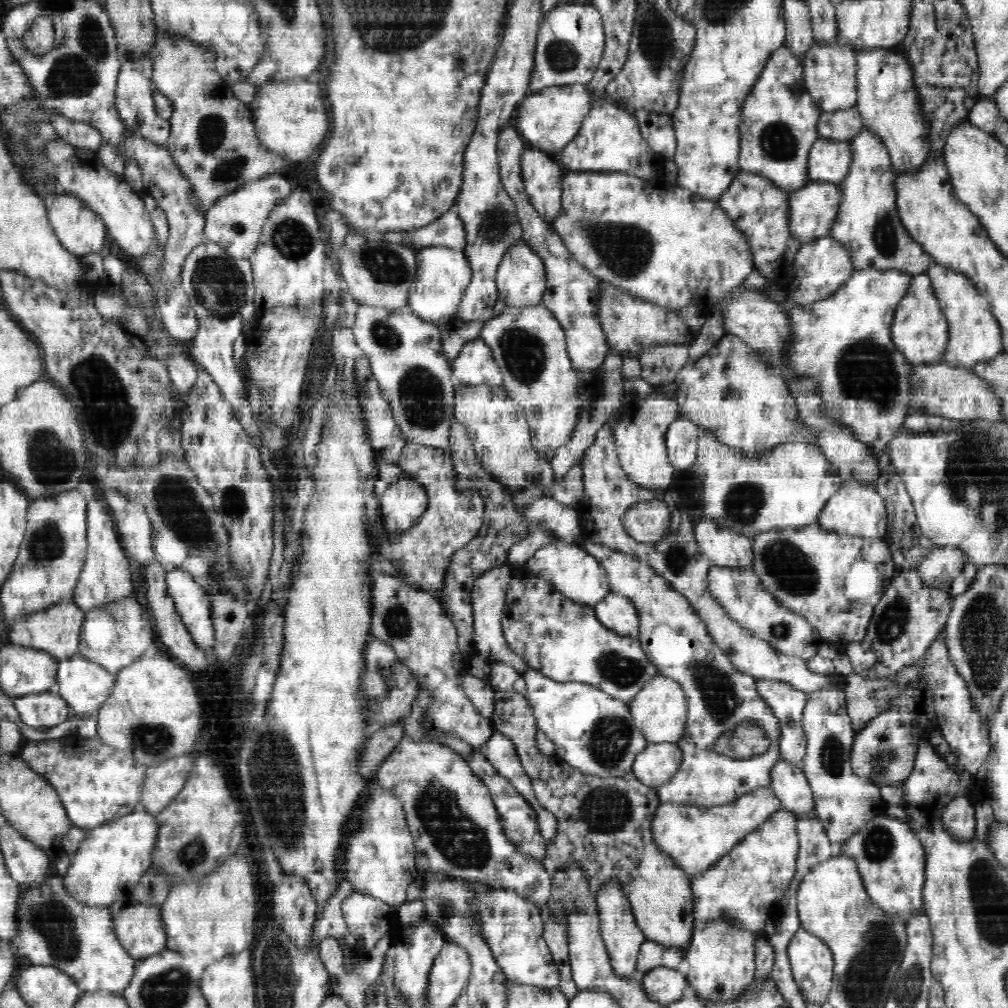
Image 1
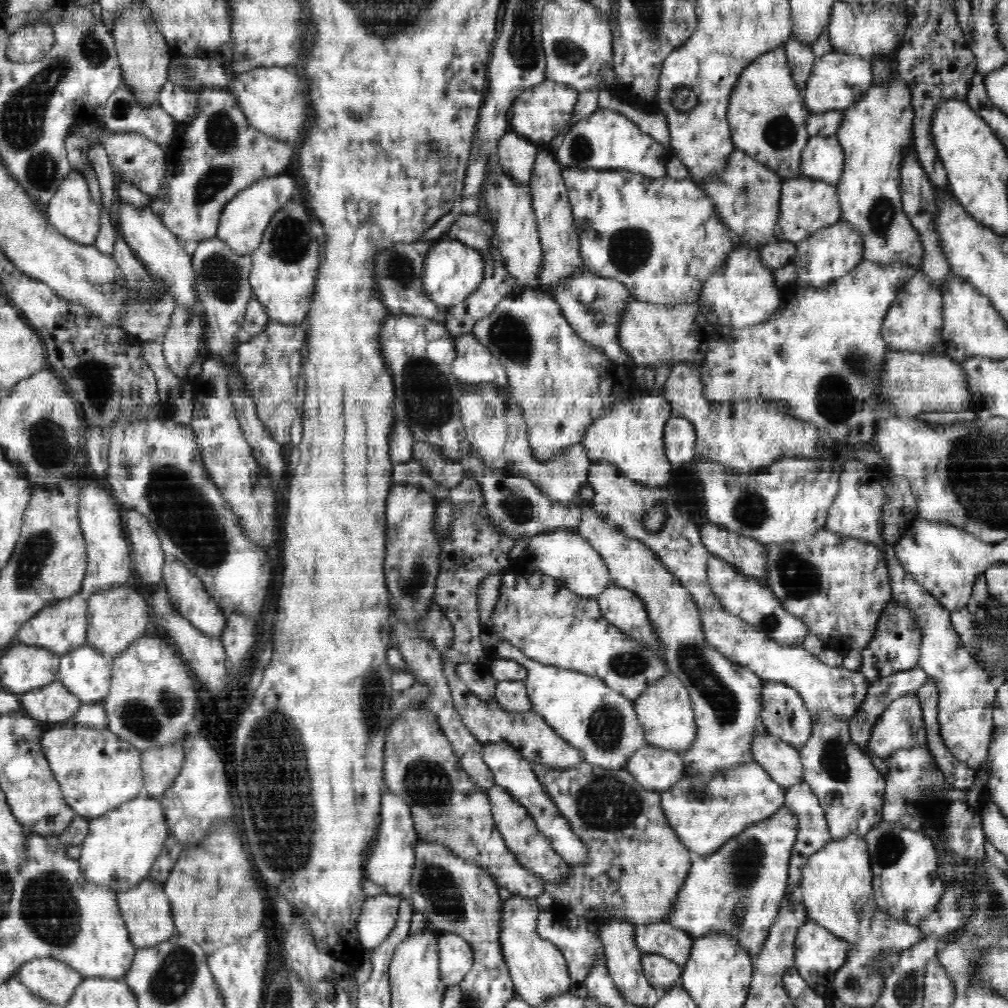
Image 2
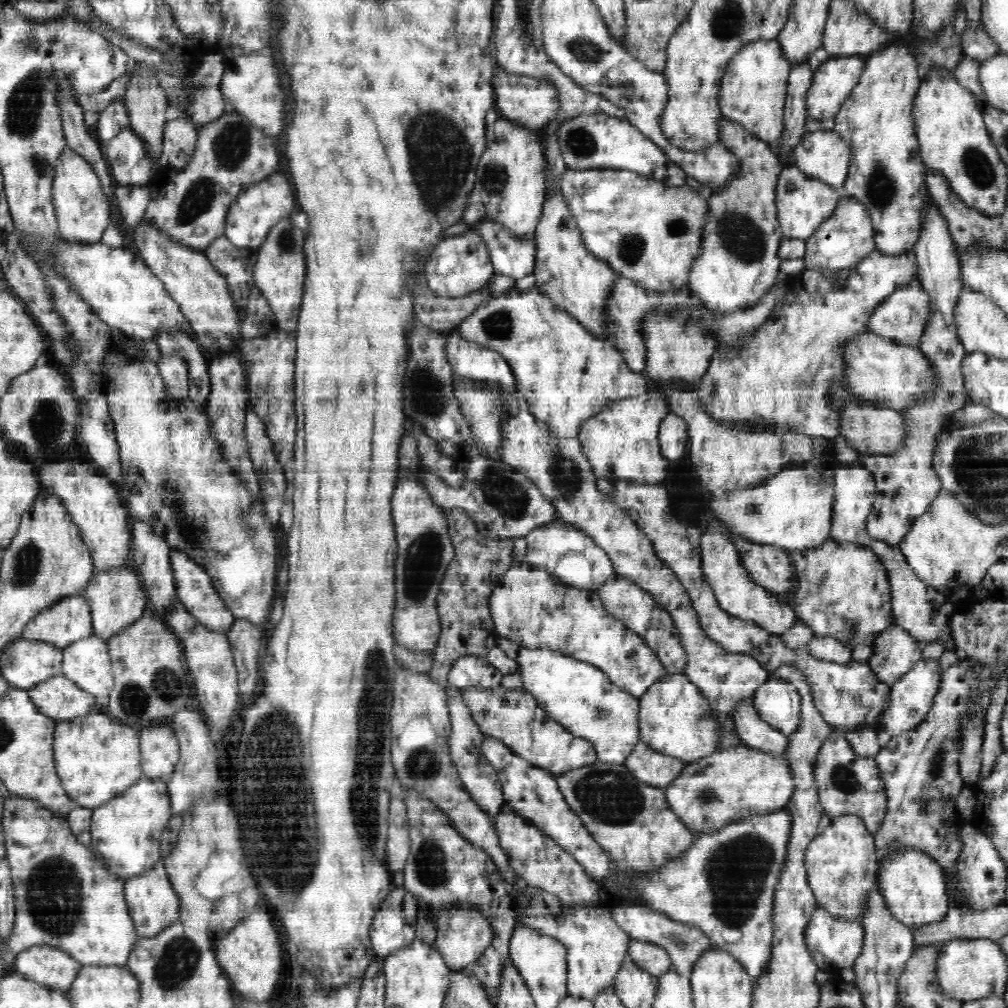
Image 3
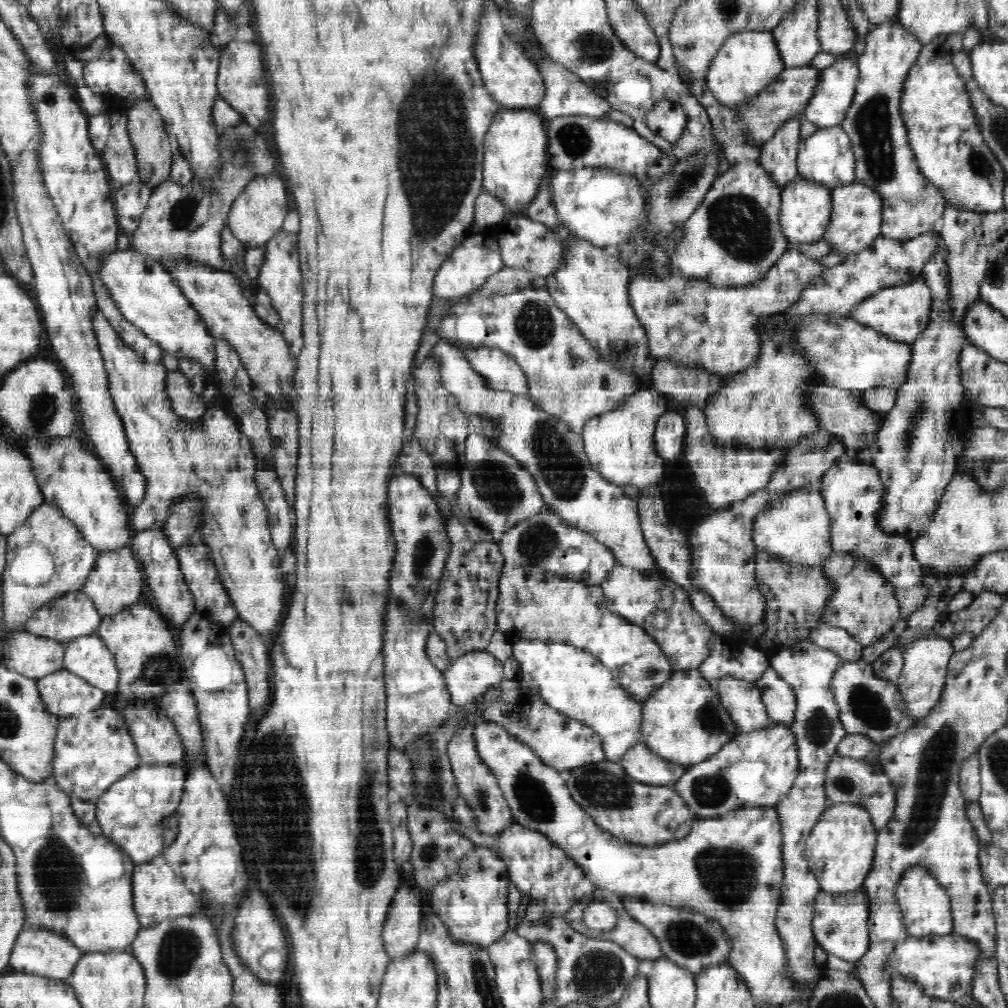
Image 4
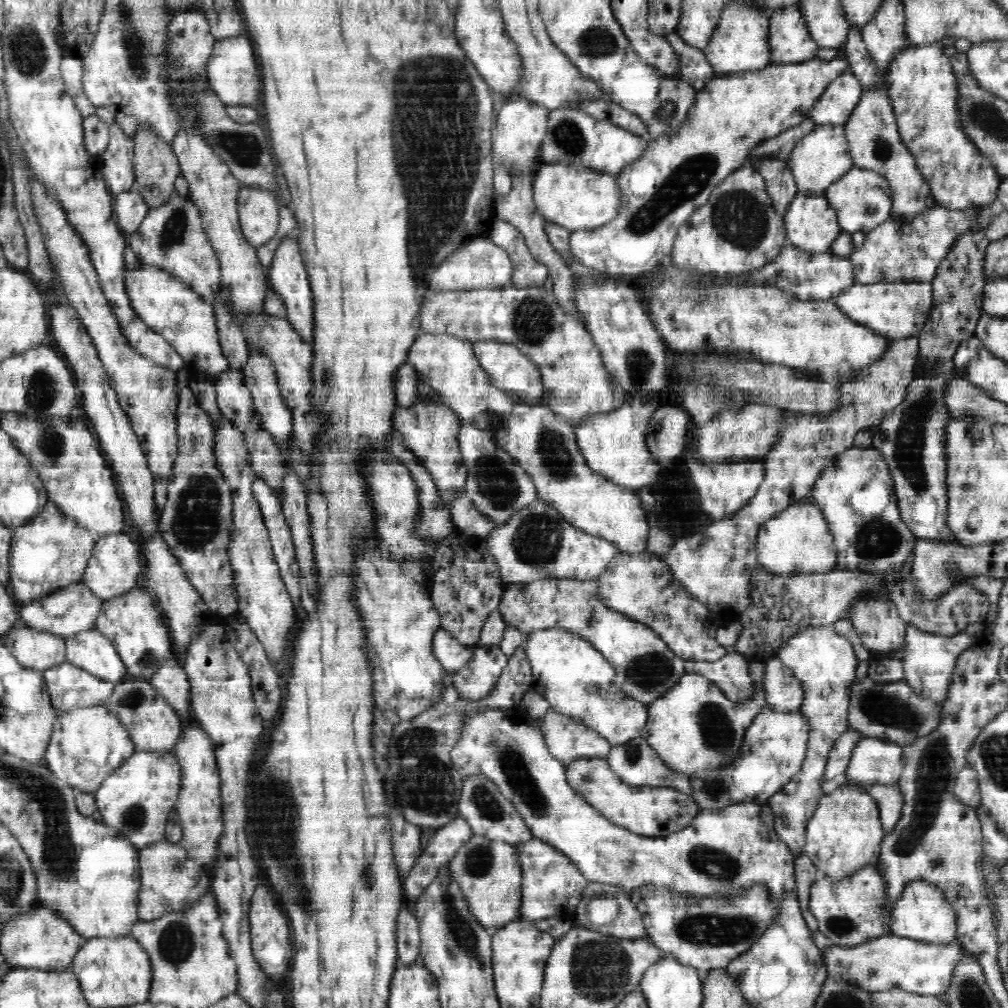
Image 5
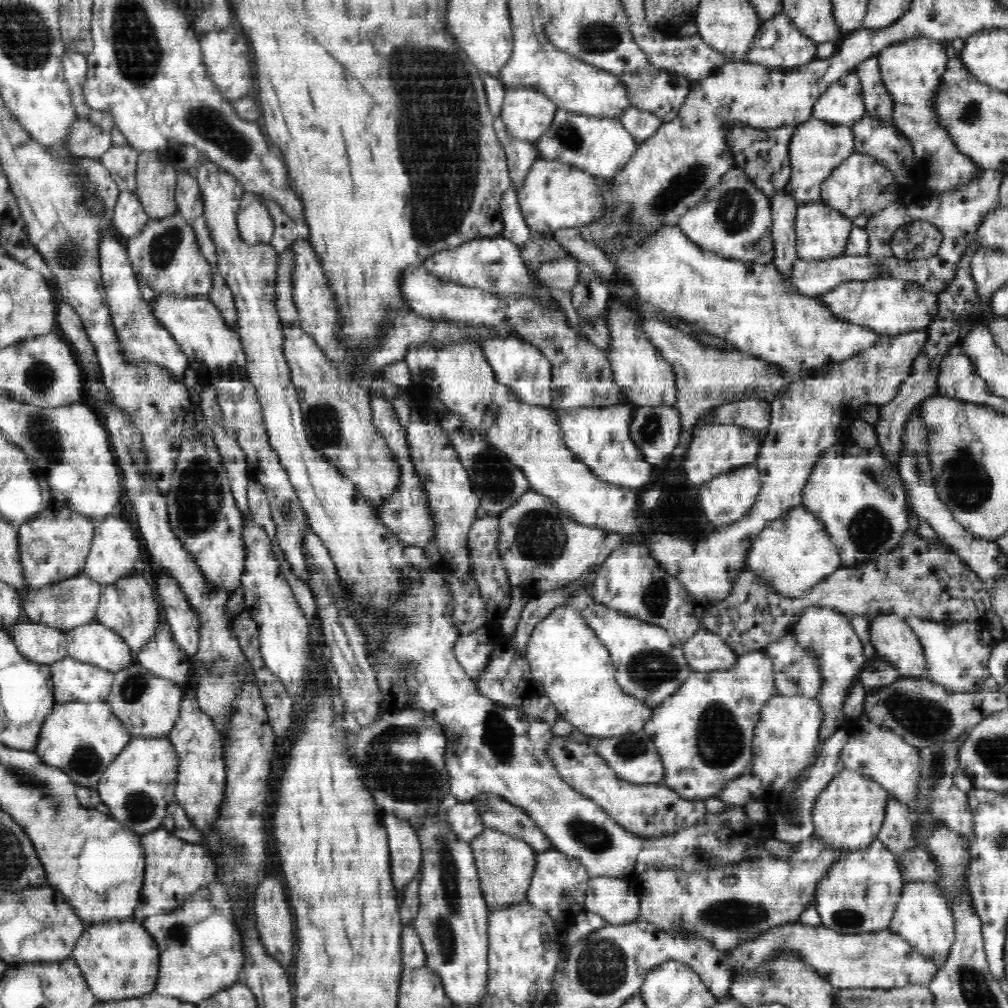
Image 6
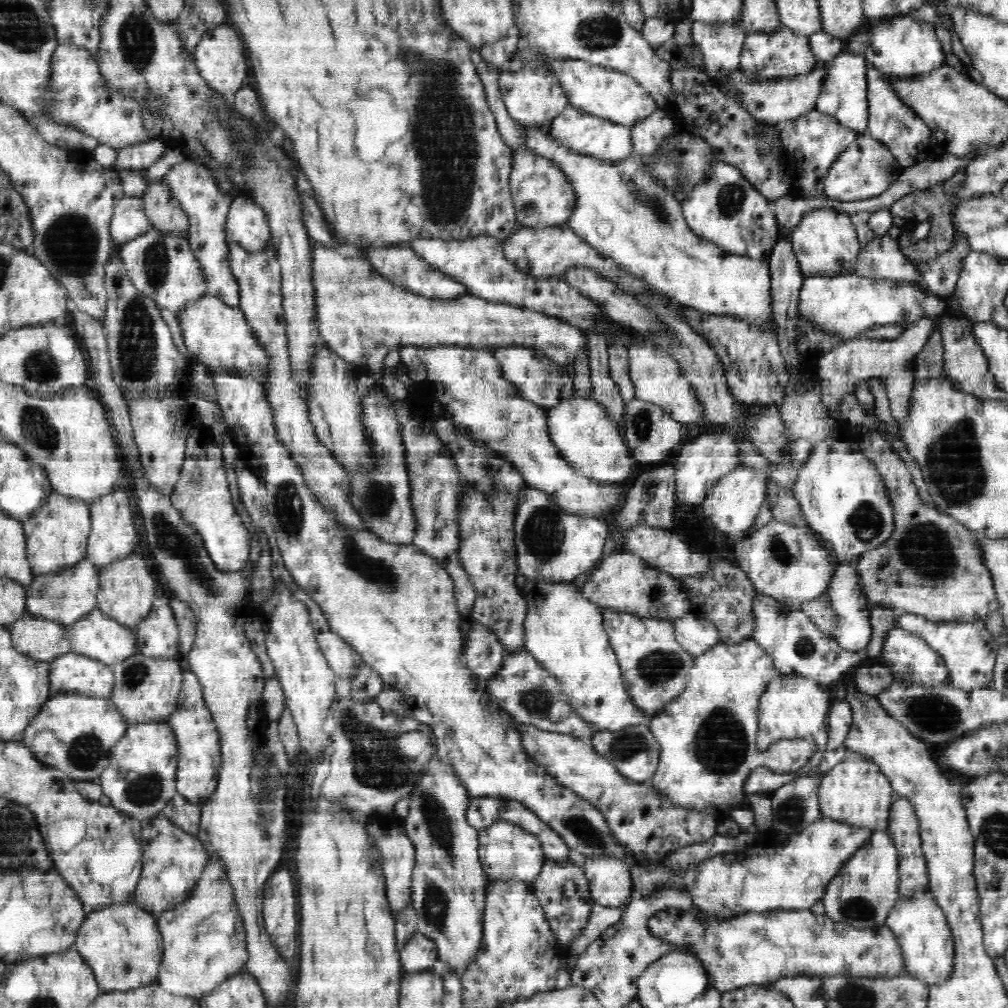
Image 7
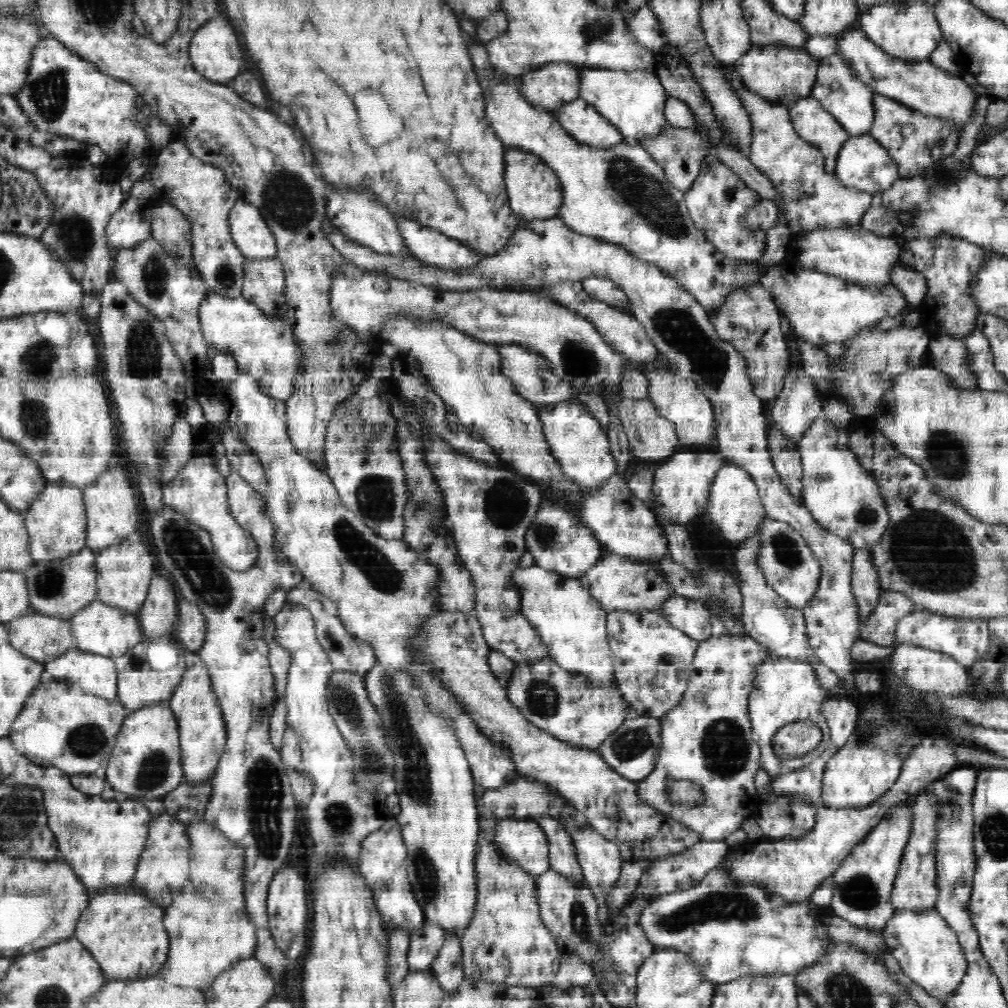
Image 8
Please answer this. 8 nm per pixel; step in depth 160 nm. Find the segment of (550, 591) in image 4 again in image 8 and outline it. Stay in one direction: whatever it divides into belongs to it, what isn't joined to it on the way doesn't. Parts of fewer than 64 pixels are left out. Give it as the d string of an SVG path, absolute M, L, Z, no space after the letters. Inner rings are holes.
M660 610L607 613L606 638L612 652L616 685L624 700L630 702L632 714L663 718L687 690L699 641L672 626Z

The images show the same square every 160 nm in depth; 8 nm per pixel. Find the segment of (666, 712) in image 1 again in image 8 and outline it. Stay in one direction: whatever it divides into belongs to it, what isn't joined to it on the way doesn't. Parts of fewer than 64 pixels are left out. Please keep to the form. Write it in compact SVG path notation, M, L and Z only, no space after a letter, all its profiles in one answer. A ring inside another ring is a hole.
M718 632L708 640L699 641L697 648L682 700L661 718L662 744L655 769L637 782L637 794L648 805L692 829L702 840L722 841L762 805L754 783L760 750L751 728L748 701L754 668L771 655L755 638ZM810 720L799 721L778 730L772 738L772 749L781 761L800 758L813 751L820 744L822 736L821 729ZM668 778L699 782L706 802L691 807L674 805L669 796Z

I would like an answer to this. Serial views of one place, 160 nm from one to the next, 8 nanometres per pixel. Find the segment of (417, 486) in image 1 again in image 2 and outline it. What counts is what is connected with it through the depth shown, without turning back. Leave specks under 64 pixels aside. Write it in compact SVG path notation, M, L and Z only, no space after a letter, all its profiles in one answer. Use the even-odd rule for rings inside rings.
M393 484L387 496L387 554L385 560L385 576L389 590L393 627L391 632L392 646L403 655L409 670L415 674L415 683L429 684L432 711L439 718L440 728L451 742L454 754L460 766L472 784L482 793L490 793L495 788L495 778L486 766L480 742L472 732L468 731L462 716L452 702L451 686L444 677L442 656L434 649L431 642L422 640L415 634L417 620L427 612L435 593L435 582L439 576L442 562L442 546L436 531L436 499L432 493L423 491L412 485Z

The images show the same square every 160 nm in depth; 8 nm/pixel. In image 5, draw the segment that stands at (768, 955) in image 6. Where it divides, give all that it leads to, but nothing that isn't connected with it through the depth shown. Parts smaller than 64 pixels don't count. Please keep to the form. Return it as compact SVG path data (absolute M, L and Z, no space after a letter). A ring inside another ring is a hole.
M886 934L856 946L840 946L836 943L836 948L826 954L824 965L828 969L828 976L870 993L898 987L911 993L942 997L962 949L958 941L948 945L934 945Z

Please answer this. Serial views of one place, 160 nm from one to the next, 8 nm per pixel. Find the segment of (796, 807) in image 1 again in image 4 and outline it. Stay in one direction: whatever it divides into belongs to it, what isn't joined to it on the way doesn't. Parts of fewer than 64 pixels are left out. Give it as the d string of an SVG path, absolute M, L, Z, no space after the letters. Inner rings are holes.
M726 675L718 680L715 689L728 715L737 724L737 734L762 730L770 722L756 683Z

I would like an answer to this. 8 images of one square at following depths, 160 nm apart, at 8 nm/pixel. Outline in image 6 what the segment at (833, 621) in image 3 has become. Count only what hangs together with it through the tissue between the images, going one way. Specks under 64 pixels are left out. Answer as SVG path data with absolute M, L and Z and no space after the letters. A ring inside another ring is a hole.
M889 614L872 619L869 639L870 644L873 644L876 650L876 657L890 663L901 674L902 678L925 679L927 677L929 672L928 650L924 648L918 636L912 632L904 617Z

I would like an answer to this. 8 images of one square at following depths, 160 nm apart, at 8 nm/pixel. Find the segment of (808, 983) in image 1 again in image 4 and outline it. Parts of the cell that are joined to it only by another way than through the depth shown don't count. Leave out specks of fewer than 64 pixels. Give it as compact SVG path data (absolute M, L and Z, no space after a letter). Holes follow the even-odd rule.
M820 890L814 904L814 918L812 919L812 933L818 946L827 954L834 954L847 961L855 961L864 956L871 944L869 934L870 897L863 890L845 891L836 894L835 891Z

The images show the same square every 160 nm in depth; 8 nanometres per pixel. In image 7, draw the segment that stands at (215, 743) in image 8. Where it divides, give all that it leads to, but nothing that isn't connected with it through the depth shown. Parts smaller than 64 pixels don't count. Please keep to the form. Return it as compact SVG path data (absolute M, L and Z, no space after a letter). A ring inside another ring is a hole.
M189 667L184 672L183 686L176 702L176 710L168 720L178 745L177 794L186 801L202 805L209 802L217 788L217 774L221 766L220 733L204 699L203 684Z

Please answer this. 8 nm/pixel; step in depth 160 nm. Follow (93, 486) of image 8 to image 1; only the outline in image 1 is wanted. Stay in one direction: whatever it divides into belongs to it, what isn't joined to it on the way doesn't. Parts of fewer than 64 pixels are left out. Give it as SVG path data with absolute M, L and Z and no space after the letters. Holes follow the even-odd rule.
M133 597L113 599L112 602L93 607L86 614L77 654L117 674L138 656L158 646L153 620L150 620L148 613Z

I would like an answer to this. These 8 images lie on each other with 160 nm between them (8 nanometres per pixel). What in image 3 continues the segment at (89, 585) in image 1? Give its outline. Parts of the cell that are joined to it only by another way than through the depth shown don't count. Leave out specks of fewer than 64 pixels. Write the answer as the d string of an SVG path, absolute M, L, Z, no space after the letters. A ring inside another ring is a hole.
M64 460L58 464L44 464L40 468L40 484L44 490L50 490L53 496L60 497L60 502L68 511L72 522L78 525L84 544L92 555L94 572L125 566L132 542L132 523L110 480L98 476L88 464Z

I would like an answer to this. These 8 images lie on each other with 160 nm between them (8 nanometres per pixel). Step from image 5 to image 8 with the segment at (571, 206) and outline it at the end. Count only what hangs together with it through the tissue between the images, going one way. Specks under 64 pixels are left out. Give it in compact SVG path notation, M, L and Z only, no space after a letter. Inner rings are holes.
M518 148L505 151L505 184L511 210L521 221L559 217L562 199L561 183L551 168L534 153Z

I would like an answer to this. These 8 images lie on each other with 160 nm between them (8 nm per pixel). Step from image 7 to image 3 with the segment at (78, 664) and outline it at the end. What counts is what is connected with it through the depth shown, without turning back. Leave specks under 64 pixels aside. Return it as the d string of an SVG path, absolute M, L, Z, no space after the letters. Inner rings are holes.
M62 675L54 676L31 690L31 701L40 713L64 721L96 711L96 696L78 687L72 680Z

